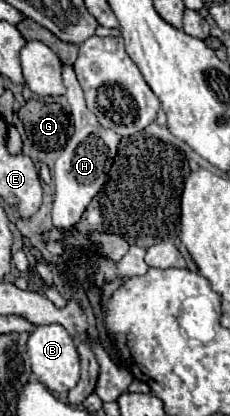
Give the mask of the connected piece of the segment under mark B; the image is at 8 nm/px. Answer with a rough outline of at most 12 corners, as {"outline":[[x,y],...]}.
{"outline":[[36,326],[26,344],[32,372],[52,392],[80,380],[72,336]]}

